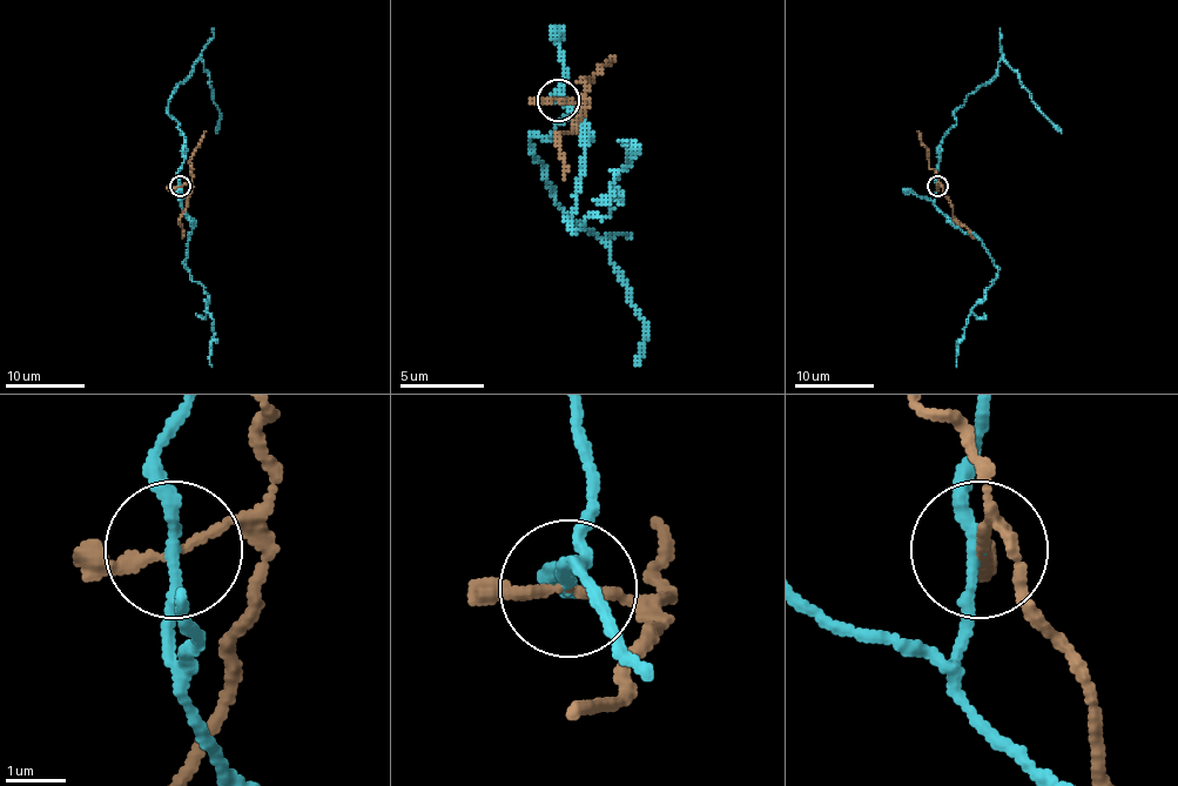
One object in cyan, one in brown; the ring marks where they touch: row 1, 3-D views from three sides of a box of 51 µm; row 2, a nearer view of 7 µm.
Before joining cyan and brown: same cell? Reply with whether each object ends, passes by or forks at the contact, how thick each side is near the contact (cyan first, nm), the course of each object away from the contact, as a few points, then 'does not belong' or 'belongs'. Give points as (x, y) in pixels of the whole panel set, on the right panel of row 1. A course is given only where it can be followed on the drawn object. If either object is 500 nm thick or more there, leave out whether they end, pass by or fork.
cyan passes by | brown passes by | 180/150 nm | cyan via (936, 187), (942, 138), (956, 123), (964, 100), (996, 74), (1002, 60), (1061, 133) | brown via (936, 187), (941, 185), (955, 216), (974, 237) | does not belong

